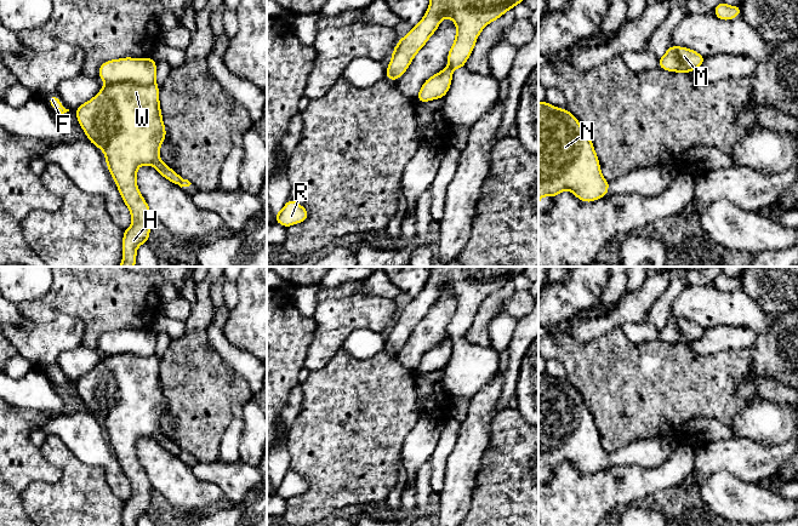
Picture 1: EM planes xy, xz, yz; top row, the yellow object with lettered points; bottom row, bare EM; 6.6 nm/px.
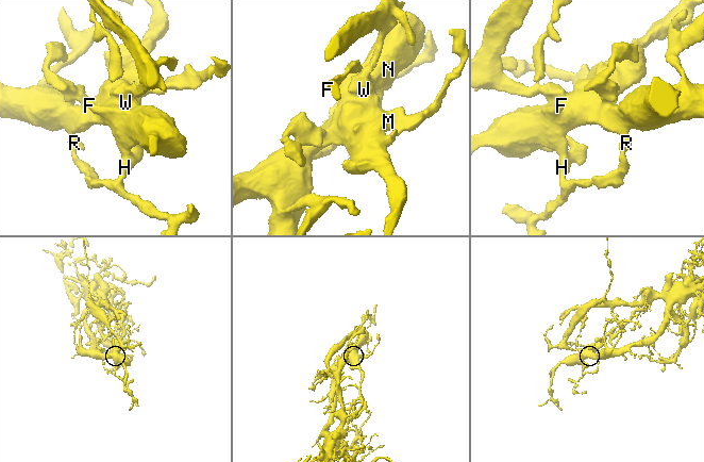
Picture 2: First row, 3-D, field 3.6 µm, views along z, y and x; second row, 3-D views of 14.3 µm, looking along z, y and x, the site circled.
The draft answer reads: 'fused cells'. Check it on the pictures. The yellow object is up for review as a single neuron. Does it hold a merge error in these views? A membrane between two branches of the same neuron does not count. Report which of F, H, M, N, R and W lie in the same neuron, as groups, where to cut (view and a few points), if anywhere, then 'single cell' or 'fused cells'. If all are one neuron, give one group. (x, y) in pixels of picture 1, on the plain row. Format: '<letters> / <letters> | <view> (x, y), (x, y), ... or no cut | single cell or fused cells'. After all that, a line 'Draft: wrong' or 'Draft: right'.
F H M N R W | no cut | single cell
Draft: wrong

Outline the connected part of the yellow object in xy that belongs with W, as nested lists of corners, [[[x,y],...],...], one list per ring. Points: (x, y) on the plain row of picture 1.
[[[152,328],[110,331],[99,337],[98,348],[106,356],[95,368],[76,379],[76,391],[89,412],[103,423],[110,447],[131,485],[131,498],[124,501],[122,526],[136,526],[142,515],[148,515],[153,490],[138,462],[138,439],[153,438],[164,450],[181,459],[192,454],[163,434],[159,427],[166,400],[160,381],[159,356],[155,354],[156,332]]]

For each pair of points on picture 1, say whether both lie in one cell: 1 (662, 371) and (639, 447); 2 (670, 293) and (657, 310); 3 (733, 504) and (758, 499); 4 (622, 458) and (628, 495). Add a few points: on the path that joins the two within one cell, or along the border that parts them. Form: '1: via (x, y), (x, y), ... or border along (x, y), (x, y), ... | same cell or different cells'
1: border along (671, 439), (633, 439), (615, 450) | different cells
2: via (667, 297), (661, 307) | same cell
3: via (739, 502), (752, 502) | same cell
4: border along (651, 467), (606, 466), (596, 472) | different cells

